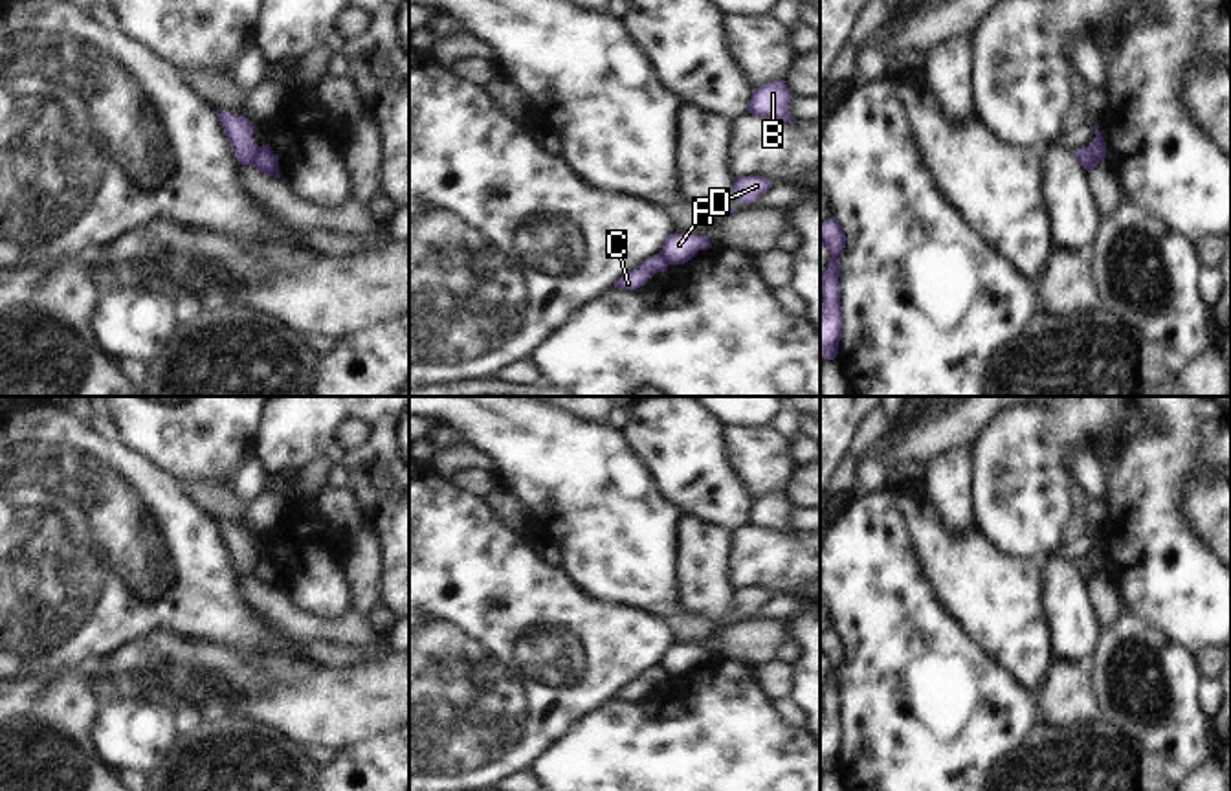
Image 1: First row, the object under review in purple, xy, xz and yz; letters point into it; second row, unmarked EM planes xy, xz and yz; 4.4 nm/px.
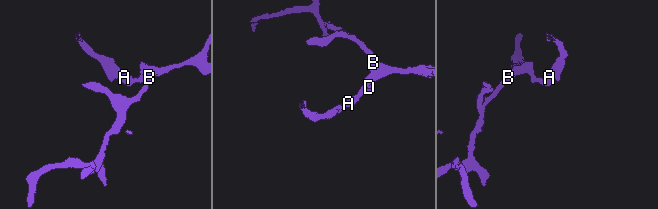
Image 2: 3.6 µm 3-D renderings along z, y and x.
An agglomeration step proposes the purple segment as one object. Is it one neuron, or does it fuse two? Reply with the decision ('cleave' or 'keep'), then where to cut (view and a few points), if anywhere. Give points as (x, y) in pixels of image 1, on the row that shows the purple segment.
cleave; cut in xy along (259, 147), (250, 164)

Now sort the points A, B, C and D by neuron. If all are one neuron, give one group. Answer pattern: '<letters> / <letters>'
A B D / C

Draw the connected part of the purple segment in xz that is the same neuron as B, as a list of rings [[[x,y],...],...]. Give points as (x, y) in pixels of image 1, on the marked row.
[[[772,81],[752,90],[752,99],[749,103],[749,114],[756,117],[772,117],[782,123],[807,123],[796,121],[789,114],[789,103],[793,99],[791,90],[785,81]]]

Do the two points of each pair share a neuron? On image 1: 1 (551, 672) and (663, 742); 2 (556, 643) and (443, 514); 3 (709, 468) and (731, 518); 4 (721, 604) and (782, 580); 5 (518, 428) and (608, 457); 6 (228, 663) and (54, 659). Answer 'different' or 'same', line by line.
1: different
2: same
3: same
4: different
5: same
6: different

